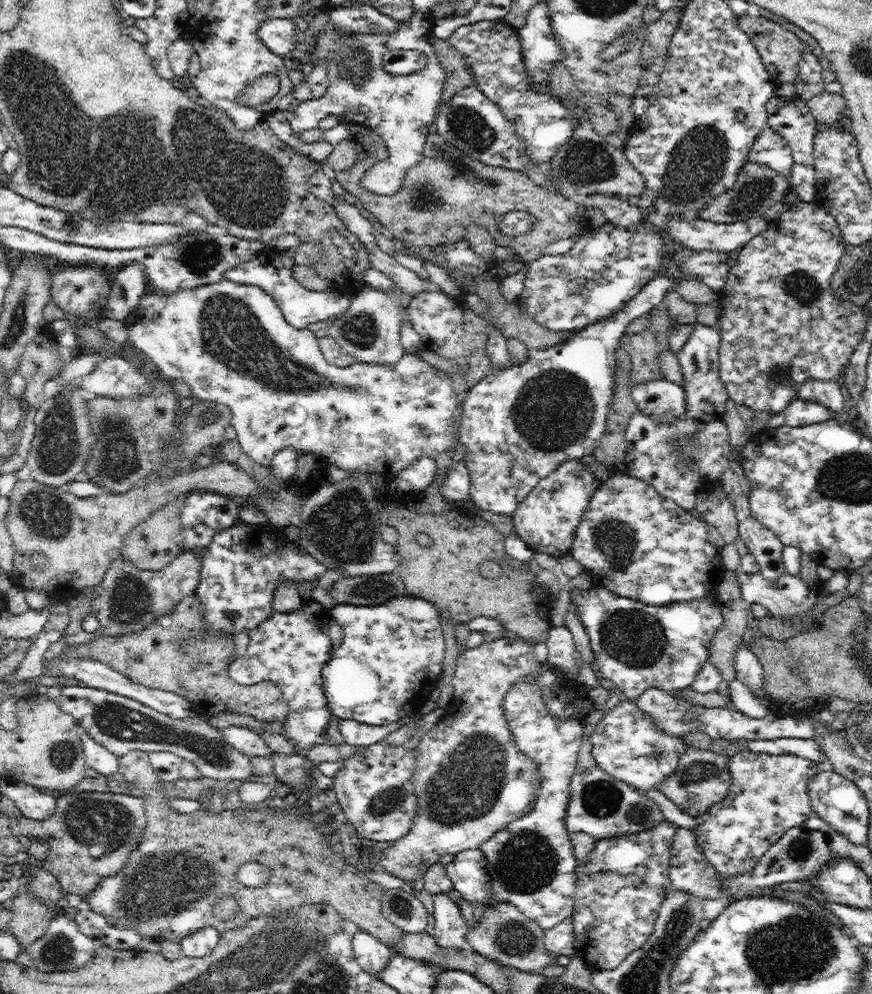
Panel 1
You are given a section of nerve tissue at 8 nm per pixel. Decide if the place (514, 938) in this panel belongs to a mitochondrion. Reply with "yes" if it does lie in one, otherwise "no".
yes

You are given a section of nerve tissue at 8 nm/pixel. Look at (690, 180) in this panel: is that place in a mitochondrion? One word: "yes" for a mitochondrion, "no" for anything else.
yes

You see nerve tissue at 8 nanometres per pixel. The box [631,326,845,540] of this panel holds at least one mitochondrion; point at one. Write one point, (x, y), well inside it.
(777, 377)

